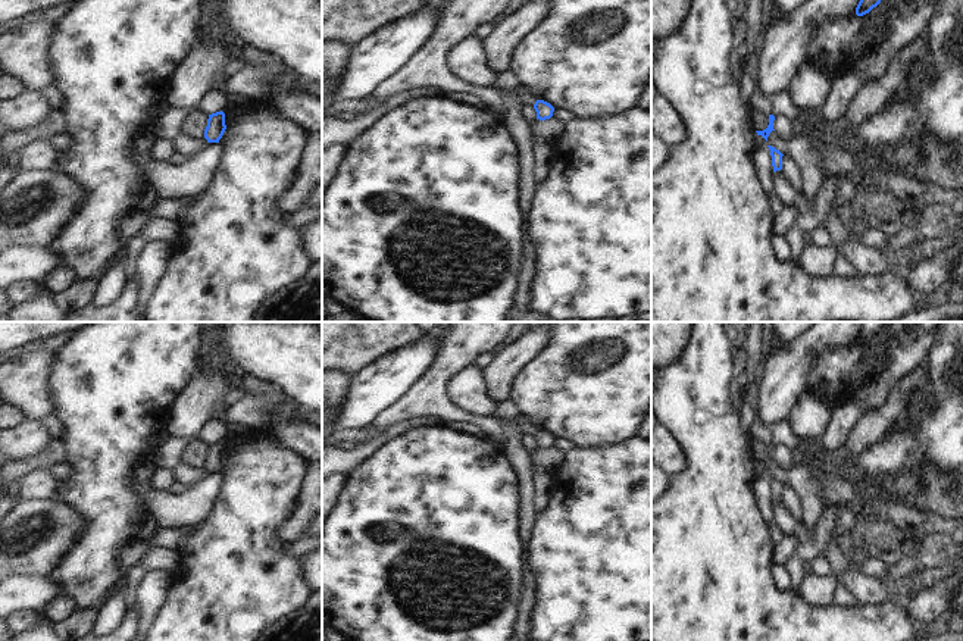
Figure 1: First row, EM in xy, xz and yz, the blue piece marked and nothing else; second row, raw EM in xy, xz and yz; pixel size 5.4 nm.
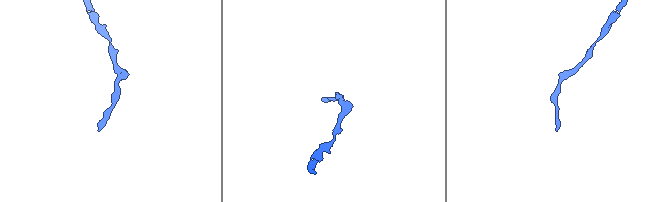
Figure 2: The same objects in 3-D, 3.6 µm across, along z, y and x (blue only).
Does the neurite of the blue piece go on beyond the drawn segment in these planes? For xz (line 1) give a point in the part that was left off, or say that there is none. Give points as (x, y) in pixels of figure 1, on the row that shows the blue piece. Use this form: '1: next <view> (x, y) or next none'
1: next none

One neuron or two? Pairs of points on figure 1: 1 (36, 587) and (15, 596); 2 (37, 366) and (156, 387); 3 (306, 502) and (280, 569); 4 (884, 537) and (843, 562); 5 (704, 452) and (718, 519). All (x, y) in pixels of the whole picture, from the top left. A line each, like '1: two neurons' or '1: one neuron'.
1: one neuron
2: two neurons
3: two neurons
4: two neurons
5: one neuron

